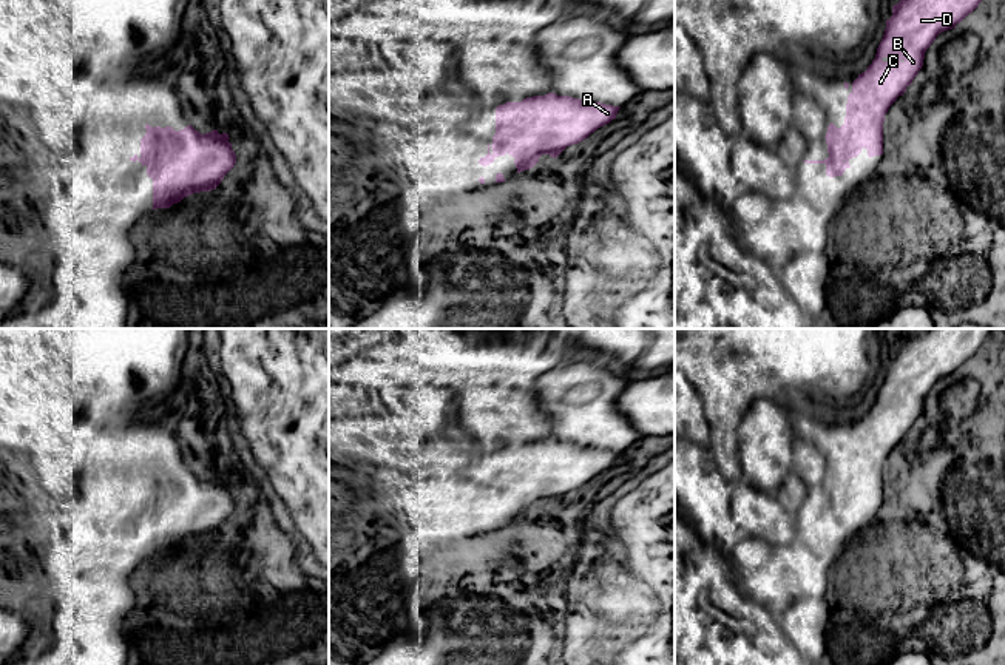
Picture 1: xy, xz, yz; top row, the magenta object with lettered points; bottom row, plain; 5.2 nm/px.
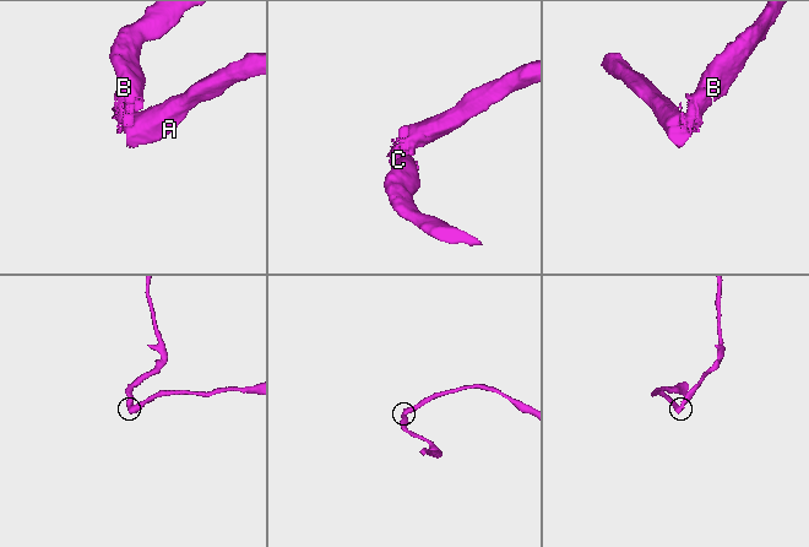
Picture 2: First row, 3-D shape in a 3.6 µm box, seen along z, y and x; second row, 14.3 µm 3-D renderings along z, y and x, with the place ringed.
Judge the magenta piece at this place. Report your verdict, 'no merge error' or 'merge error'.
merge error

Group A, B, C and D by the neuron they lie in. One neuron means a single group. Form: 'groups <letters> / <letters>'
groups A / B C D

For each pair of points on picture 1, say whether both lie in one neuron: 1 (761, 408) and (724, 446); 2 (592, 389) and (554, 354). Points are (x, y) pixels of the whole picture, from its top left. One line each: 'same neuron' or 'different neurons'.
1: different neurons
2: different neurons

